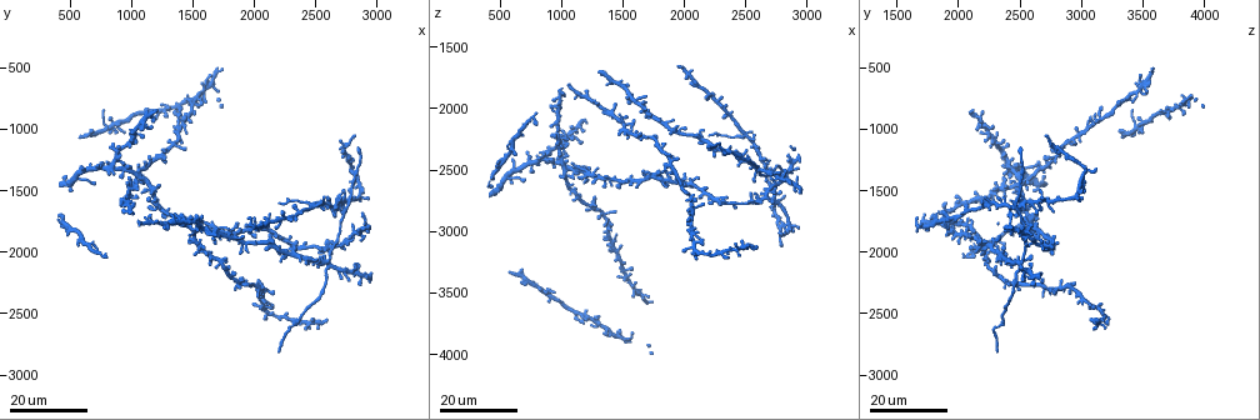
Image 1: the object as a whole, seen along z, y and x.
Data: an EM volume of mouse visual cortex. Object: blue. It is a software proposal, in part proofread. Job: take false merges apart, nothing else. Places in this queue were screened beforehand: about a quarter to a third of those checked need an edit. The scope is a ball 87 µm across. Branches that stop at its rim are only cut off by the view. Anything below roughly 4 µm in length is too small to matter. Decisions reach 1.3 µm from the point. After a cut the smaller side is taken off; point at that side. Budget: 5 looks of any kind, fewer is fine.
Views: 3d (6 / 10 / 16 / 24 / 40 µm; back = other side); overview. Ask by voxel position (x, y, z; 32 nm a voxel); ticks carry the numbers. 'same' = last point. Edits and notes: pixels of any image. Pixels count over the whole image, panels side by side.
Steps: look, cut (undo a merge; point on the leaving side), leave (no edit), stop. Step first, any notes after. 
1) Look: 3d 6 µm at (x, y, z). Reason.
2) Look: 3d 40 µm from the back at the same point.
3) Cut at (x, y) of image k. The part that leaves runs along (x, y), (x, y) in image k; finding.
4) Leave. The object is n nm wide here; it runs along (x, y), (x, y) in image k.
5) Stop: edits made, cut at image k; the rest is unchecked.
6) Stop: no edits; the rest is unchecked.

Look: 3d 24 µm at (1080, 1420, 2540). Sudden change in width.

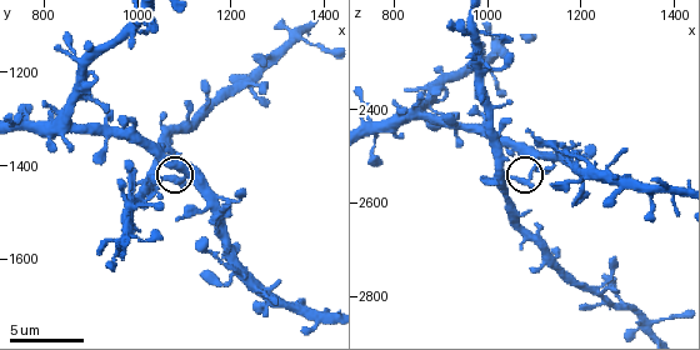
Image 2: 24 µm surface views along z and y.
Look: 3d 6 µm at (1085, 1435, 2555).

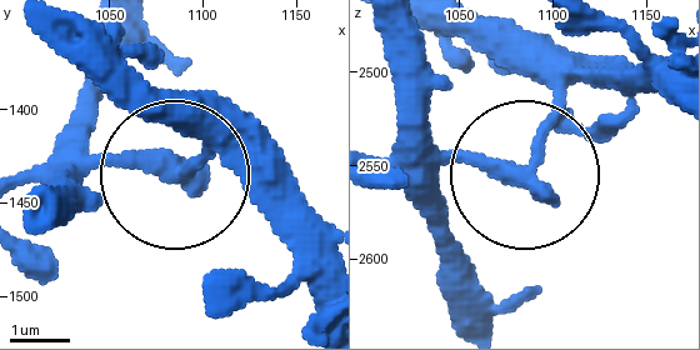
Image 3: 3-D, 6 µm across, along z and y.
Cut at (609, 139) of image 3. The part that leaves runs along (188, 169), (188, 129), (83, 69) in image 3; two neurons meet here.

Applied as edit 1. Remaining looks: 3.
Look: overview. See it whole again.

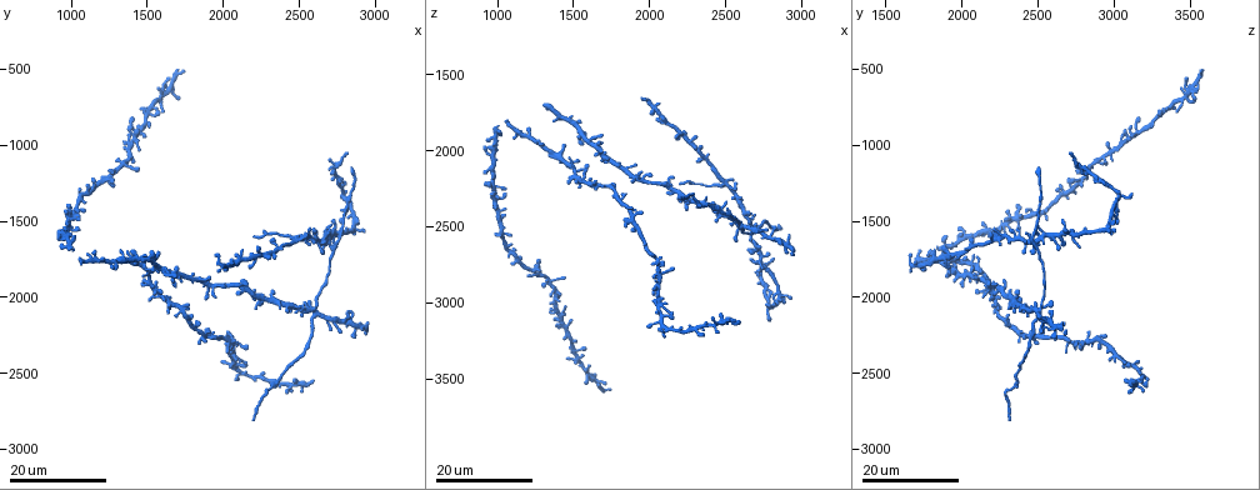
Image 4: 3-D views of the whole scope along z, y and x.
Look: 3d 24 µm at (2740, 1660, 2480). A fork.

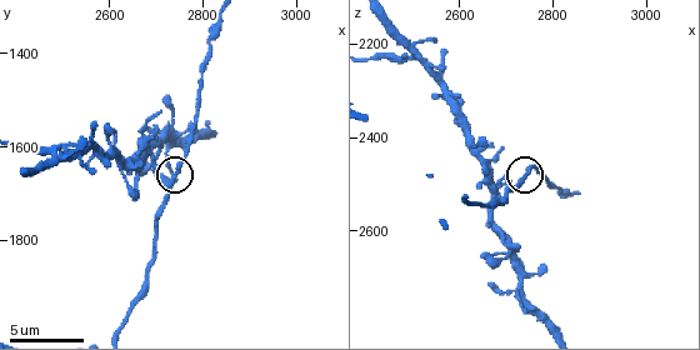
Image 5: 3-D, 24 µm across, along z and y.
Look: 3d 10 µm at (2735, 1670, 2485). Closer look.

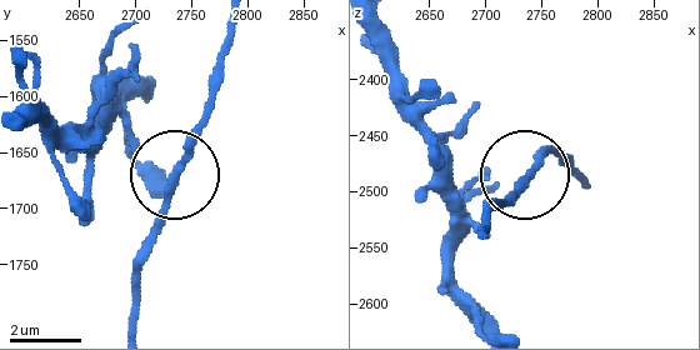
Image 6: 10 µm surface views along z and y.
Leave. 3 arms meet here; it runs along (129, 329), (168, 176), (213, 108) in image 6; continuous, no second neuron.

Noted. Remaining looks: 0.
Stop: edits made, cut at image 3; the rest is unchecked.

